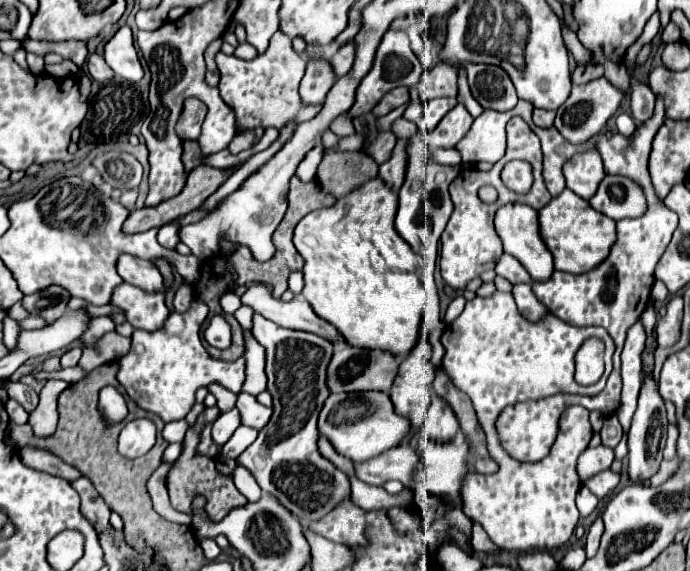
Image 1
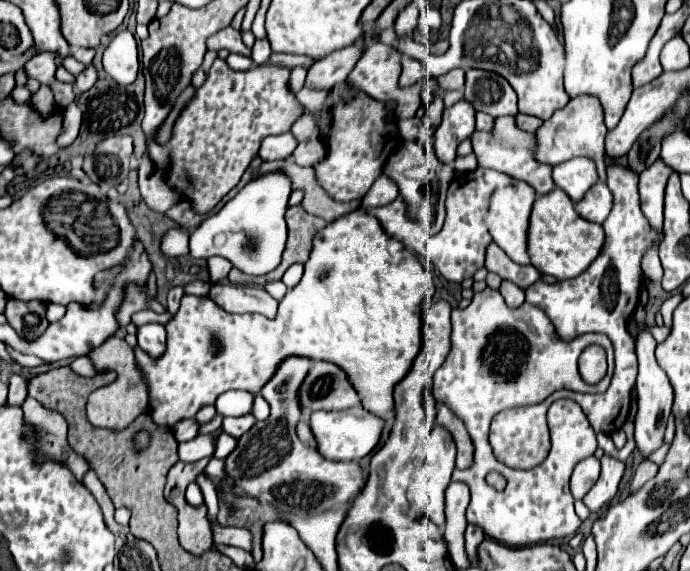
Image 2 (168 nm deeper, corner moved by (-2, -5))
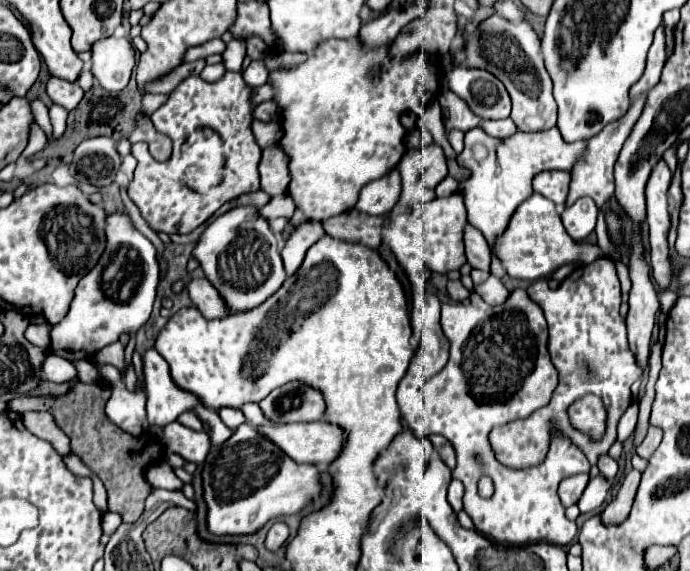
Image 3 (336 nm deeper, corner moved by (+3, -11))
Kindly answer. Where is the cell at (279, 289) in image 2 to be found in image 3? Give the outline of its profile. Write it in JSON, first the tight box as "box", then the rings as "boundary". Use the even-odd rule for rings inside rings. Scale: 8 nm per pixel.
{"box":[192,205,284,313],"boundary":[[[238,205],[216,217],[200,235],[196,247],[192,249],[192,257],[198,259],[206,277],[220,291],[232,311],[242,313],[262,305],[284,283],[278,239],[270,229],[270,221],[264,219],[254,205]],[[252,263],[260,263],[258,269],[250,267]]]}

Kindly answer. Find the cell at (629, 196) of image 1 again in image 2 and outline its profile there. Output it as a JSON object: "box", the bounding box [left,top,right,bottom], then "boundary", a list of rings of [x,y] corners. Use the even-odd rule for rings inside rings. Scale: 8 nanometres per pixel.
{"box":[575,183,611,223],"boundary":[[[595,183],[585,197],[575,203],[575,211],[593,223],[603,223],[607,219],[607,213],[611,211],[611,193],[605,183]]]}

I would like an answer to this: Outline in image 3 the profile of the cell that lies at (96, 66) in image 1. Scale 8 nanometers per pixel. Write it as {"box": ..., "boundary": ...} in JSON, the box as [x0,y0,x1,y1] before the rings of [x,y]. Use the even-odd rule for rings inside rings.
{"box":[48,77,84,111],"boundary":[[[52,77],[48,81],[48,97],[56,103],[56,105],[62,105],[66,107],[68,111],[72,111],[84,97],[84,91],[78,83],[70,83],[70,81],[64,81],[64,79],[58,79],[58,77]]]}

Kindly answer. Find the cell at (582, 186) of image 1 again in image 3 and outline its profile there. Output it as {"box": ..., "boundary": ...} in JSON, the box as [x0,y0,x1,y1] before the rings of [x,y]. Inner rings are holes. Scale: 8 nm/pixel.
{"box":[534,171,570,211],"boundary":[[[542,171],[534,179],[534,191],[548,197],[556,203],[558,211],[566,205],[566,193],[570,189],[570,173],[568,171]]]}

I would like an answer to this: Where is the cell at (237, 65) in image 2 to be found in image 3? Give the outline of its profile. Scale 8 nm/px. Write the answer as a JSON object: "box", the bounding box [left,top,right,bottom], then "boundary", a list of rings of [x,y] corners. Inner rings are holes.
{"box":[200,63,226,83],"boundary":[[[218,63],[218,65],[206,65],[206,67],[204,67],[204,71],[200,73],[200,77],[212,83],[212,81],[222,79],[222,77],[224,77],[224,73],[226,73],[226,67],[224,67],[222,63]]]}

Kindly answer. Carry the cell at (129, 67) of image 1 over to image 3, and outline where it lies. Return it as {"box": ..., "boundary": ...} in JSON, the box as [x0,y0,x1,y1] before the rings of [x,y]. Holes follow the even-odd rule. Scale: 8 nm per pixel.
{"box":[92,13,134,93],"boundary":[[[124,13],[114,34],[96,41],[92,47],[92,73],[106,91],[118,93],[130,81],[134,69],[134,47],[130,42],[130,30],[128,13]]]}

